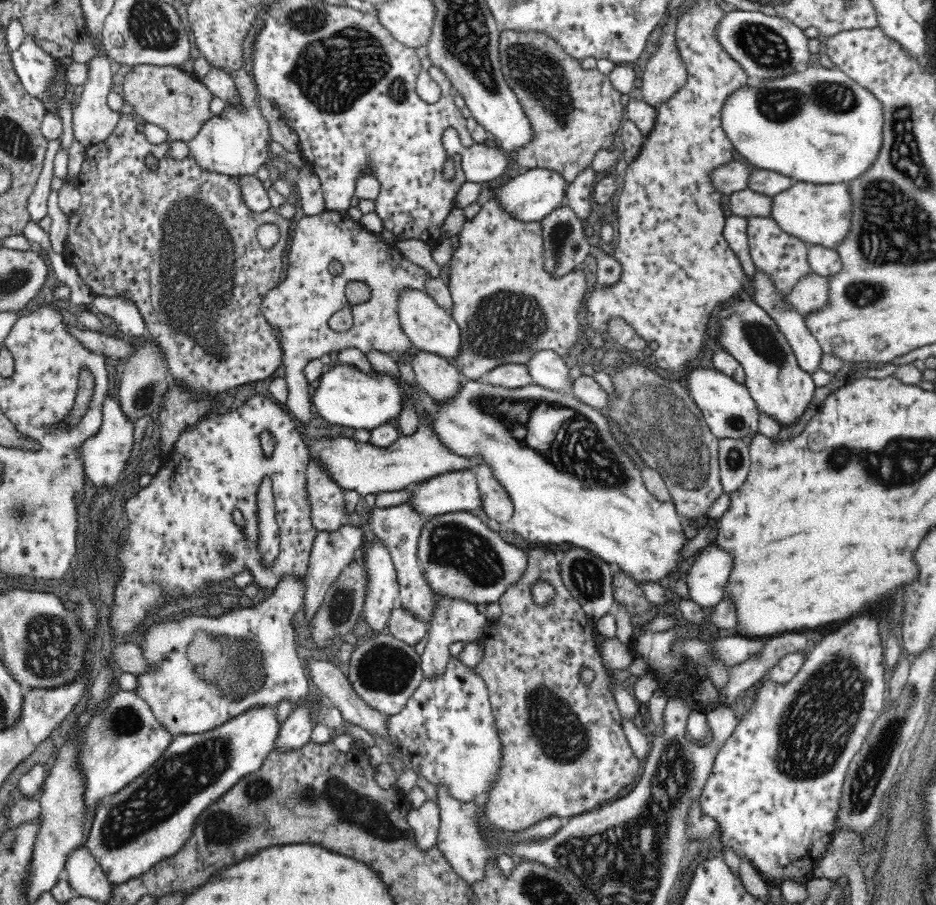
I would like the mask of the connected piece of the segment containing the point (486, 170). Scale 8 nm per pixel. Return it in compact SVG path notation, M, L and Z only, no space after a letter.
M474 143L462 152L462 166L468 181L482 184L500 180L508 170L508 157L501 148Z

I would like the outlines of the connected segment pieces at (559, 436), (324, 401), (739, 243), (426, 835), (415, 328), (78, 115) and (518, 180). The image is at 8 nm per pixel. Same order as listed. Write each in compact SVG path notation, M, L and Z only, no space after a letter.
M465 380L465 382L464 382L464 384L463 384L463 385L462 385L462 386L461 386L461 391L460 391L460 394L459 394L459 397L456 397L456 398L455 398L455 399L454 399L454 400L453 400L453 401L452 401L452 402L451 402L451 403L446 403L446 404L443 404L443 405L436 405L436 403L434 403L434 402L432 402L432 399L430 399L430 397L428 397L428 395L426 395L426 393L424 393L424 391L423 391L423 390L422 390L422 389L421 389L421 388L420 388L420 390L419 390L419 393L418 393L418 394L417 394L417 395L414 395L414 396L411 396L411 394L409 394L409 390L407 390L407 388L406 388L406 391L408 391L408 396L410 396L410 397L412 397L412 398L413 398L413 400L414 400L414 401L415 401L415 404L416 404L416 407L417 407L417 410L418 410L418 415L419 415L419 411L420 411L420 410L424 410L424 408L425 408L425 410L431 410L431 416L433 416L433 424L435 424L435 429L436 429L436 432L439 432L439 435L440 435L440 436L441 436L441 439L442 439L442 440L443 440L443 441L444 441L444 442L445 442L445 443L446 443L446 444L447 444L447 445L448 445L448 446L449 446L449 447L450 447L450 448L452 448L452 451L454 451L454 452L456 452L456 453L458 453L458 454L460 454L460 455L476 455L476 454L477 454L477 453L482 453L482 455L484 455L484 457L486 457L486 458L485 458L485 464L486 464L486 465L490 465L490 466L493 466L493 469L494 469L494 472L495 472L495 475L496 475L496 476L498 476L498 477L499 477L499 481L500 481L500 482L501 482L501 483L502 483L502 484L503 484L503 485L504 485L504 488L507 488L507 491L508 491L508 492L509 492L509 493L510 493L510 496L511 496L511 497L512 497L512 500L513 500L513 504L514 504L514 507L515 507L515 510L514 510L514 511L513 511L513 514L512 514L512 518L510 518L510 520L509 520L509 522L508 522L508 523L507 523L507 524L506 524L506 526L508 526L508 528L509 528L509 529L512 529L512 531L513 531L513 530L514 530L514 532L516 532L516 534L520 534L520 536L523 536L523 537L524 537L524 538L525 538L525 539L526 539L526 540L529 540L529 541L530 541L530 542L538 542L538 544L556 544L556 546L558 546L558 544L571 544L571 545L572 545L572 546L573 546L573 547L574 547L574 548L582 548L582 549L588 549L588 550L589 550L589 551L590 551L590 552L592 552L592 553L594 553L594 554L595 554L595 555L596 555L596 556L599 556L599 557L600 557L600 558L601 558L601 559L604 559L604 560L605 560L605 561L606 561L606 562L609 562L609 563L610 563L610 564L611 564L611 565L612 565L612 566L613 566L613 567L614 567L614 568L616 568L616 569L619 569L619 570L622 570L622 571L624 571L624 572L625 572L625 573L628 573L628 574L629 574L629 575L630 575L630 576L631 576L631 577L632 577L632 578L633 578L633 579L634 579L634 581L636 581L636 582L637 582L637 583L638 583L638 584L639 584L639 585L640 585L640 586L644 586L644 585L647 585L647 584L656 584L656 585L658 585L658 584L659 584L659 582L662 582L662 580L666 580L666 578L668 578L668 577L669 577L669 580L671 580L671 581L672 581L672 584L673 584L673 583L674 583L674 581L676 581L676 580L678 580L678 579L682 579L682 578L684 578L684 579L685 579L685 580L686 580L686 576L687 576L687 574L688 574L688 573L689 573L689 568L690 568L690 566L691 566L691 564L692 564L692 561L693 561L693 560L694 560L694 559L695 559L695 556L693 556L693 557L692 557L692 556L685 556L685 548L686 548L686 544L688 544L688 541L689 541L689 540L690 540L690 538L688 538L688 536L686 536L686 532L684 532L684 527L682 527L682 523L683 523L683 524L684 524L684 525L686 525L686 522L687 522L687 523L688 523L688 519L686 519L686 518L684 518L684 517L682 517L682 516L681 516L681 515L680 515L680 514L679 514L679 512L678 512L678 509L677 509L677 508L676 508L676 505L675 505L675 504L674 504L674 501L673 501L673 500L672 500L672 499L670 499L670 500L658 500L658 498L656 498L656 496L654 496L654 494L652 494L652 493L651 493L651 492L650 492L650 491L649 491L649 490L648 490L648 487L647 487L647 486L646 486L646 484L644 484L644 480L642 480L642 470L640 470L640 468L638 468L638 466L636 466L636 462L634 462L634 460L632 460L632 458L630 458L630 456L628 456L628 454L626 454L626 452L624 452L624 450L622 450L622 446L620 446L620 444L619 444L619 443L618 443L618 440L617 440L617 439L616 439L616 436L614 436L614 433L615 433L615 430L618 430L618 427L617 427L617 426L616 426L616 424L615 424L615 423L614 423L614 422L613 422L613 421L612 421L612 420L611 420L611 419L610 419L610 418L609 418L609 417L608 417L608 414L607 414L607 413L605 413L605 412L604 412L604 411L601 411L601 410L599 410L599 409L597 409L597 408L594 408L594 407L593 407L593 406L592 406L592 405L590 405L590 404L586 404L586 403L585 403L585 402L584 402L584 401L583 401L583 400L580 400L580 399L579 399L579 398L578 398L578 397L577 397L577 396L576 396L576 395L574 395L574 394L566 394L566 393L560 393L560 394L558 394L558 391L553 391L553 390L550 390L550 389L547 389L547 388L544 388L544 387L542 387L542 386L540 386L540 385L536 385L536 384L535 384L535 383L534 383L534 382L533 382L533 383L532 383L532 384L529 384L529 385L528 385L528 386L525 386L525 387L522 387L522 388L517 388L517 389L509 389L509 388L502 388L502 387L500 387L500 386L492 386L492 385L490 385L490 384L488 384L488 383L484 383L484 382L483 382L483 381L482 381L482 380L476 380L476 381L474 381L474 380Z
M347 364L326 369L320 377L319 386L311 401L326 422L372 430L381 424L392 422L394 418L399 418L403 390L400 392L394 379L382 374L377 377L364 375L355 366Z
M732 215L727 218L727 223L724 229L724 235L730 244L730 247L738 253L740 260L743 261L744 270L747 272L748 278L753 278L752 282L755 282L755 276L757 273L754 263L750 260L749 252L749 237L748 237L748 218Z
M426 799L420 808L412 809L407 818L420 848L428 850L430 846L437 844L437 836L441 825L438 803Z
M406 290L406 292L399 300L400 323L416 350L456 360L460 356L462 346L462 331L459 324L448 315L448 312L440 309L428 293L419 290Z
M100 57L91 60L89 65L88 80L84 84L81 99L73 110L72 120L73 140L76 140L78 144L82 144L85 148L106 142L112 136L119 119L119 115L112 111L107 103L109 92L115 88L112 84L112 76L116 66L110 64L110 61L106 59L100 59Z
M527 169L525 173L514 177L494 194L502 196L504 205L518 220L541 221L550 217L550 214L556 212L558 208L567 206L568 186L570 183L560 172L548 169Z

